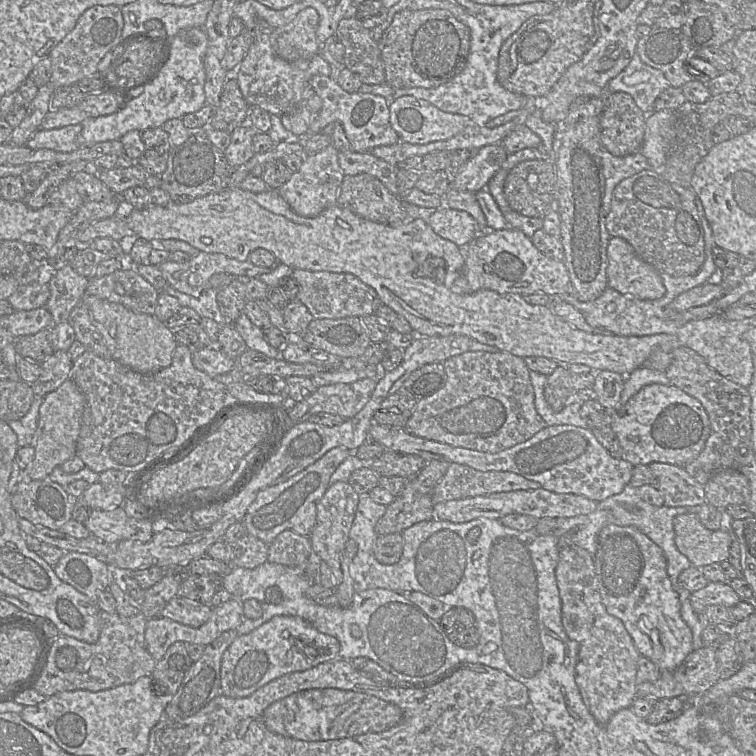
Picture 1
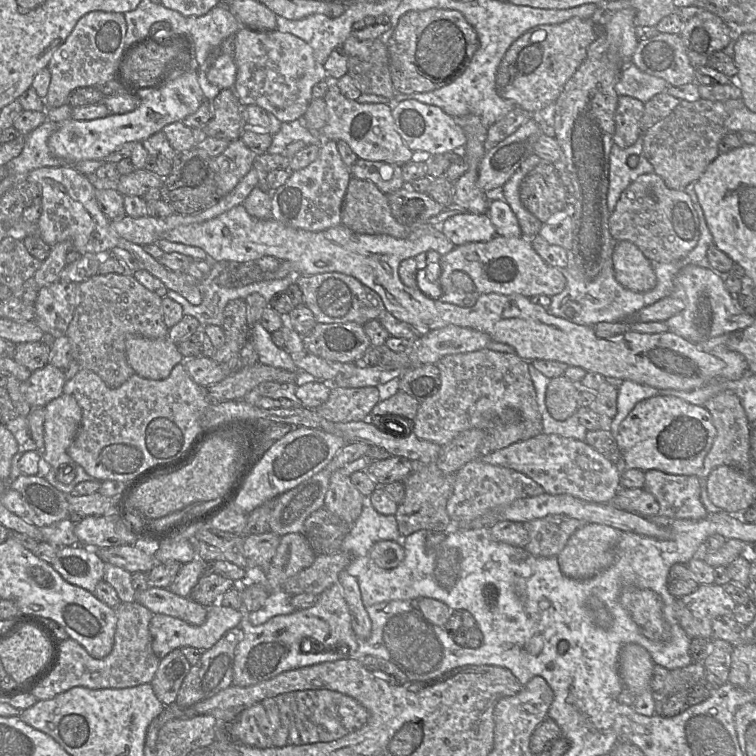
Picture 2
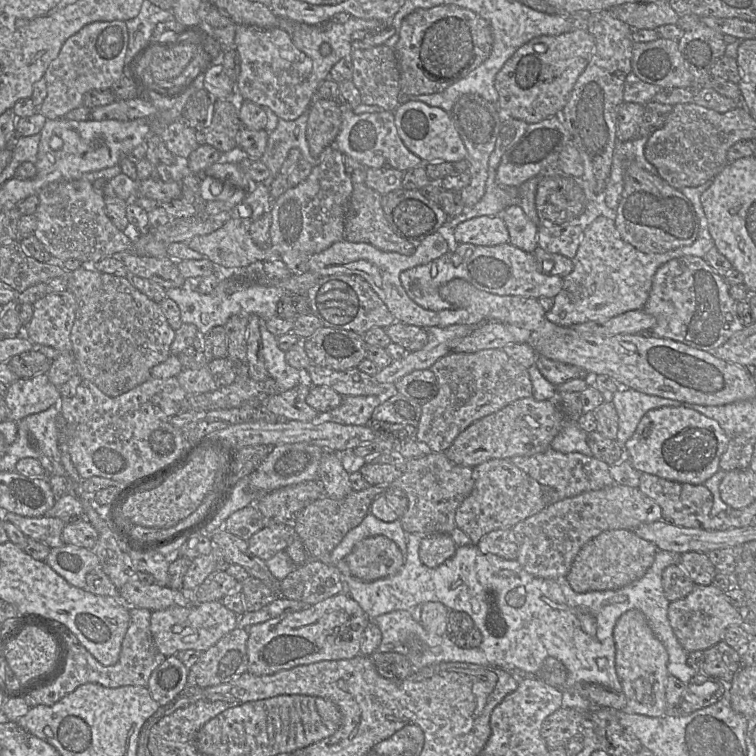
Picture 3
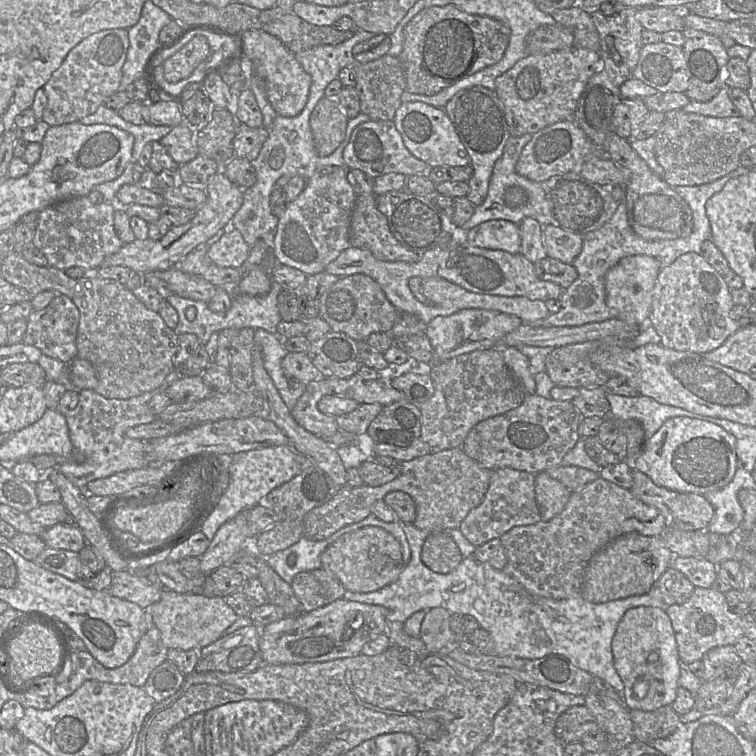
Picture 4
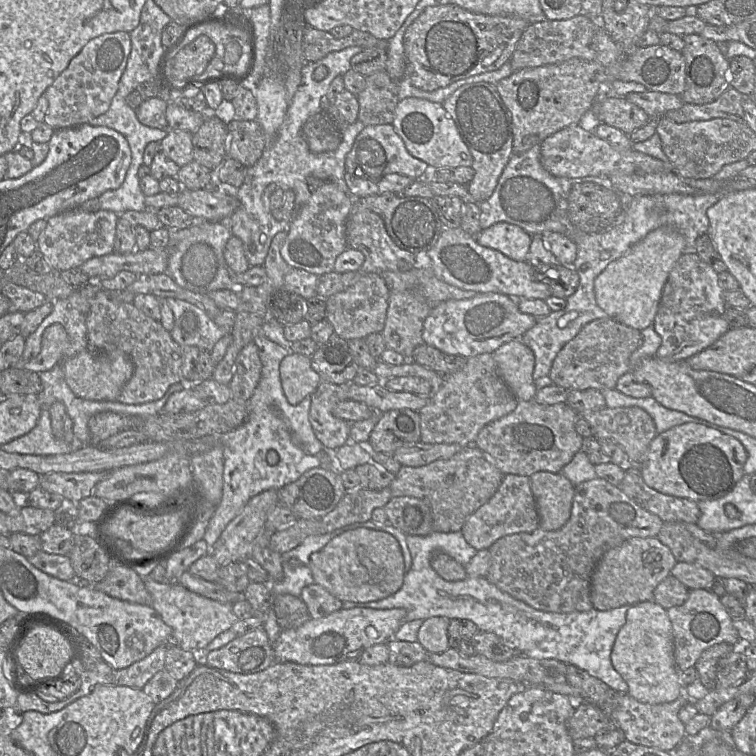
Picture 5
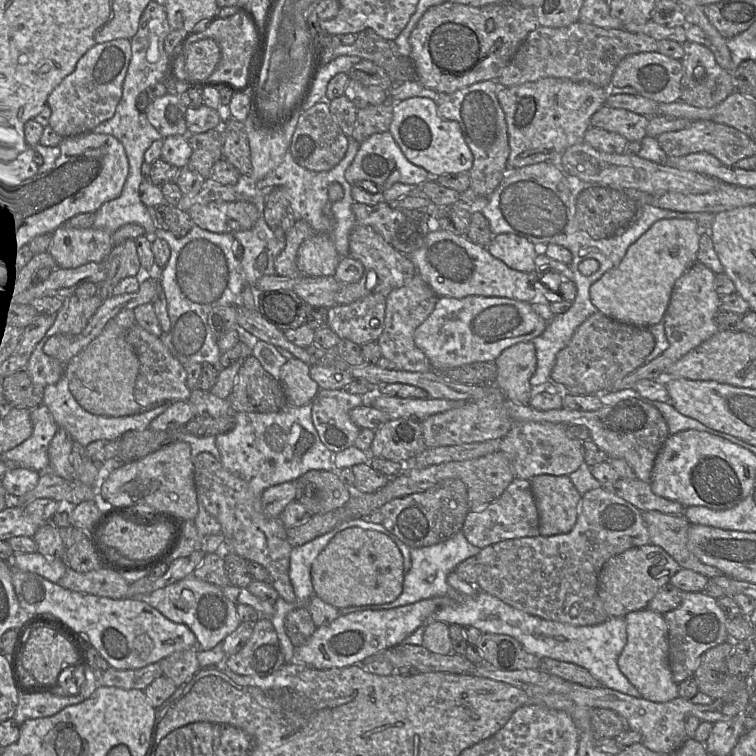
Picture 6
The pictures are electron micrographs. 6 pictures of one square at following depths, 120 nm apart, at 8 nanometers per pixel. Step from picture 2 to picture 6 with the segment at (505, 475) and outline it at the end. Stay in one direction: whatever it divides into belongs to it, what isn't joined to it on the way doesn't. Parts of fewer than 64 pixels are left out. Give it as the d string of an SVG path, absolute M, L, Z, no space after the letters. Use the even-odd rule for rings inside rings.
M515 477L495 501L479 510L469 511L461 532L470 544L480 549L503 540L540 535L539 513L530 481Z

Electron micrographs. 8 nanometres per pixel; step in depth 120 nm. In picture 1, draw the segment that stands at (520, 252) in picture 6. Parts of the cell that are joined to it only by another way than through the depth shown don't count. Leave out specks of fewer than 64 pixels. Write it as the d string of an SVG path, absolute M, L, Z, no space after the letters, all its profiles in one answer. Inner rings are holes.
M447 206L437 208L427 223L440 237L465 248L479 232L476 220L467 212L451 209Z

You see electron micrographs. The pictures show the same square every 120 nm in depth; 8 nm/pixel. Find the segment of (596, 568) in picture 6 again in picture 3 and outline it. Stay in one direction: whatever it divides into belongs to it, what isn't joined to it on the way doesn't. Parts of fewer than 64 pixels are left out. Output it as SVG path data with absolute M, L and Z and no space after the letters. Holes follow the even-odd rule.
M612 484L599 490L560 499L513 526L512 533L518 548L516 560L529 574L555 579L566 576L580 549L589 540L607 530L634 531L644 523L662 519L660 506L644 495L638 487Z

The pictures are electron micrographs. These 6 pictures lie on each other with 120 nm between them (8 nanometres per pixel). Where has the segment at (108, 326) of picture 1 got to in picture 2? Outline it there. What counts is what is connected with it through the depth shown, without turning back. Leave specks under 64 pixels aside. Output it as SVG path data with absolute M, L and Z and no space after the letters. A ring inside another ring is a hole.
M132 337L126 341L125 351L134 372L152 380L167 378L174 366L183 360L177 345L168 337Z

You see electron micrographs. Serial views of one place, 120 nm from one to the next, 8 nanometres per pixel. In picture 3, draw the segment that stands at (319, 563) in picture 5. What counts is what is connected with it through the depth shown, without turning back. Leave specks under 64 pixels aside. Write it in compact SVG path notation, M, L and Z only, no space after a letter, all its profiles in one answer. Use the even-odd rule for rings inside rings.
M383 535L362 539L346 556L351 574L366 582L394 575L404 561L398 545Z

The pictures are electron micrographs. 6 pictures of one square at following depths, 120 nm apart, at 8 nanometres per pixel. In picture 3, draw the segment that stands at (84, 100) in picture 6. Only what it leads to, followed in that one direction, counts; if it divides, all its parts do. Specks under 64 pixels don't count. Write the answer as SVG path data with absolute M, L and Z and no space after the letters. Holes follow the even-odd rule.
M122 20L92 22L70 36L44 74L47 95L38 111L47 119L59 119L82 106L87 92L111 89L126 74L128 42L128 28Z

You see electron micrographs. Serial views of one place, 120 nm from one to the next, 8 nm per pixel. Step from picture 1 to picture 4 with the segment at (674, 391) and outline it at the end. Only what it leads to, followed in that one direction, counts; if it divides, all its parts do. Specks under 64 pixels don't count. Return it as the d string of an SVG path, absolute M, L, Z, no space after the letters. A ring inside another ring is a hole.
M687 416L673 417L666 420L659 430L646 440L641 452L633 461L632 469L644 473L656 485L669 490L705 495L723 489L732 481L738 469L736 439L711 422Z

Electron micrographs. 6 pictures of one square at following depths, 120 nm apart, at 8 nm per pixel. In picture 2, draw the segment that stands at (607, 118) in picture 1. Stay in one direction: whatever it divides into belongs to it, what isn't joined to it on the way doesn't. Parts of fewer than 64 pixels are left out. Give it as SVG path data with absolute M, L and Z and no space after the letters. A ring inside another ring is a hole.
M619 96L615 113L613 144L620 148L633 145L640 136L644 103L630 96Z

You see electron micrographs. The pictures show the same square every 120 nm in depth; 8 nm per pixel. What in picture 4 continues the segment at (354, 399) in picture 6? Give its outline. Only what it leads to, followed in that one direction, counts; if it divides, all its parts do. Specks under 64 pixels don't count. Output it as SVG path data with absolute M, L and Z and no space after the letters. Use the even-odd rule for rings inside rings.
M319 377L306 385L303 395L291 410L292 416L302 427L321 438L330 438L340 430L337 417L318 409L319 400L330 393L326 379Z

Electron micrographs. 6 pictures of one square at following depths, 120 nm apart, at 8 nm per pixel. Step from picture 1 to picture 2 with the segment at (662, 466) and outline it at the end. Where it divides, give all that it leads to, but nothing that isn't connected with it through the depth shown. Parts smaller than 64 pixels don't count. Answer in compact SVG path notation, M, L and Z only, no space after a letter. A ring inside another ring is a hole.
M652 469L645 472L643 488L658 502L659 515L701 520L709 514L701 501L701 486L696 475L673 475Z

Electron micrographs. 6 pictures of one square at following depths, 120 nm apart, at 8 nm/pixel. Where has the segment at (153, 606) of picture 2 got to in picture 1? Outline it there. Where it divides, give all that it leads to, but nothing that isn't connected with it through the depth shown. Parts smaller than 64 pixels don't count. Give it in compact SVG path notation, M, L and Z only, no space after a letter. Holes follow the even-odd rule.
M176 596L165 605L160 616L192 628L199 628L209 620L212 608L209 604Z

